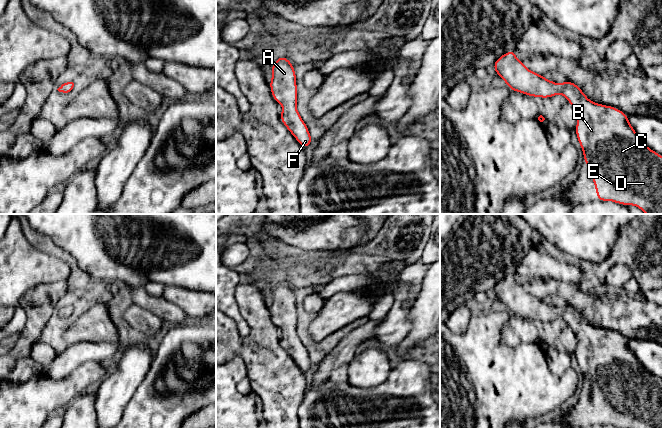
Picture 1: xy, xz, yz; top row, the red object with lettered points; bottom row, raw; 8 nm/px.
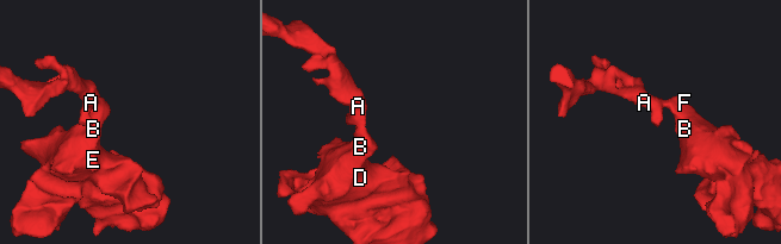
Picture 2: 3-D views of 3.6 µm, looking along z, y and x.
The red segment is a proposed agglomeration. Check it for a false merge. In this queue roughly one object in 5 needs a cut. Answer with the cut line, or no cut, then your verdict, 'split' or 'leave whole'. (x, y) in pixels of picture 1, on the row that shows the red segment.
no cut | leave whole

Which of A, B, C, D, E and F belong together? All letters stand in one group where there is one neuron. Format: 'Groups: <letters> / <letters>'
Groups: A B C D E F

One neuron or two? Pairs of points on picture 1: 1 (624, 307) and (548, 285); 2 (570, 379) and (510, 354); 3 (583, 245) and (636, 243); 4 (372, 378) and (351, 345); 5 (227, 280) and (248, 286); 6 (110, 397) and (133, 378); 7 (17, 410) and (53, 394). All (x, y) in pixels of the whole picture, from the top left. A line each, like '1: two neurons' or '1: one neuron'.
1: one neuron
2: one neuron
3: two neurons
4: two neurons
5: two neurons
6: one neuron
7: one neuron

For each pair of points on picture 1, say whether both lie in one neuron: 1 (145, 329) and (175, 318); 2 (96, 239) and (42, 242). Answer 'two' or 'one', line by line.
1: two
2: two

